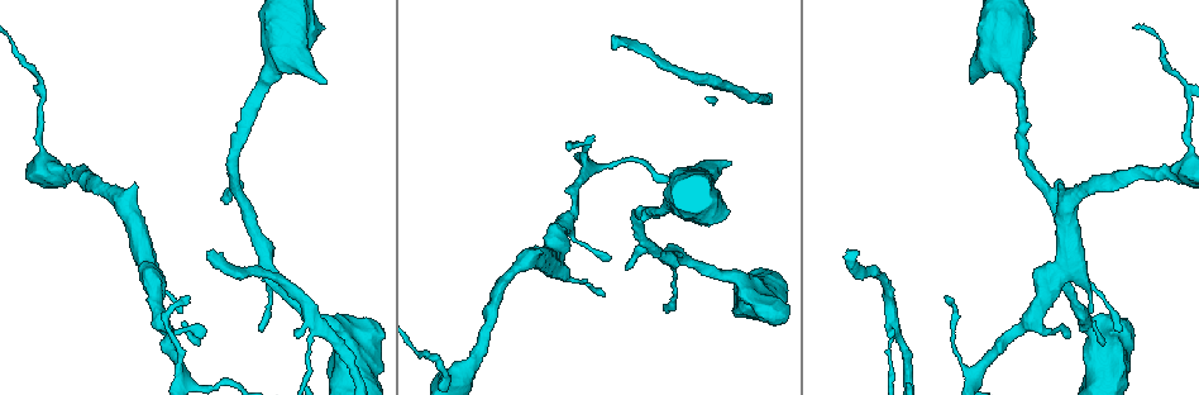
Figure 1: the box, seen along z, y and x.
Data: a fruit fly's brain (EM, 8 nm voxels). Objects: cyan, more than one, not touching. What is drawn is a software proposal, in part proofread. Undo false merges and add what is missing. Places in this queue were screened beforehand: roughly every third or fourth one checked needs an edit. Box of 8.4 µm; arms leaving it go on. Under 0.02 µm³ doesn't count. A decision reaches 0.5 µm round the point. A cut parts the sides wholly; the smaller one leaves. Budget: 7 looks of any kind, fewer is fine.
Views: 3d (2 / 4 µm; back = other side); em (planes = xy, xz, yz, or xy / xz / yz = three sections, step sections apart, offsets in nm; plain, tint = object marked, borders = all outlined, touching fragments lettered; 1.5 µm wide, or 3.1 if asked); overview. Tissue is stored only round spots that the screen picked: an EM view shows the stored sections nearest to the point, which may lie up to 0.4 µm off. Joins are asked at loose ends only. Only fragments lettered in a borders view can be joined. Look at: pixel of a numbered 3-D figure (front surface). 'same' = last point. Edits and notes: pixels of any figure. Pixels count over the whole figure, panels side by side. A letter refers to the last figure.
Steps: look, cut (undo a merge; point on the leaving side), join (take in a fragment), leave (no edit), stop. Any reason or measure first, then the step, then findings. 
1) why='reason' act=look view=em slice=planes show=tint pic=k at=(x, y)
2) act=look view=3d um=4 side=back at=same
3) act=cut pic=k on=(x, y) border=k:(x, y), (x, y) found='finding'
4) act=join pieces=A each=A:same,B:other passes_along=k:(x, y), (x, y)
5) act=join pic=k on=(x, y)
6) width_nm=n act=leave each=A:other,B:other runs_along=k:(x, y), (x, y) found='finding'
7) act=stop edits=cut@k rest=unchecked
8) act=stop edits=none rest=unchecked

why='free end' act=look view=3d um=4 pic=1 at=(887, 333)

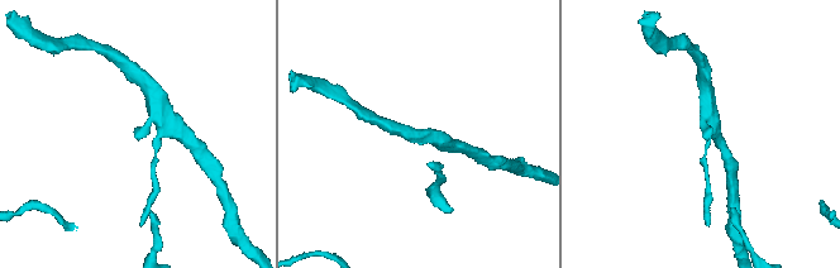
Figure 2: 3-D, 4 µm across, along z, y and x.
arm_widths_nm=220,280 why='need the tissue' act=look view=em slice=planes show=tint pic=2 at=(704, 138)

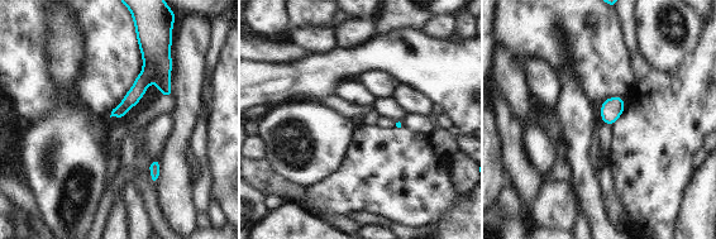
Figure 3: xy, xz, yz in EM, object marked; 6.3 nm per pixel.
why='see the neighbours' act=look view=em slice=planes show=borders at=same

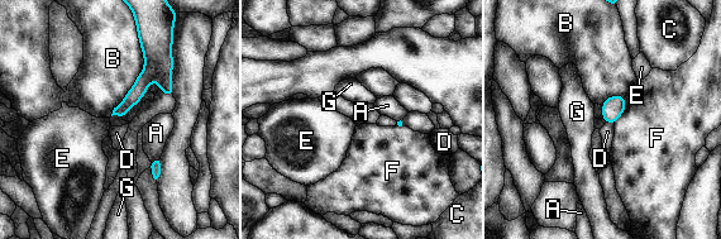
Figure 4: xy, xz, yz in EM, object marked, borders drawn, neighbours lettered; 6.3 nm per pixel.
act=leave each=A:other,B:other,C:other,D:other,E:other,F:other,G:other border=4:(606, 122), (614, 124) found='no lettered fragment goes on from it'

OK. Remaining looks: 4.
why='free end' act=look view=3d um=2 pic=1 at=(209, 255)

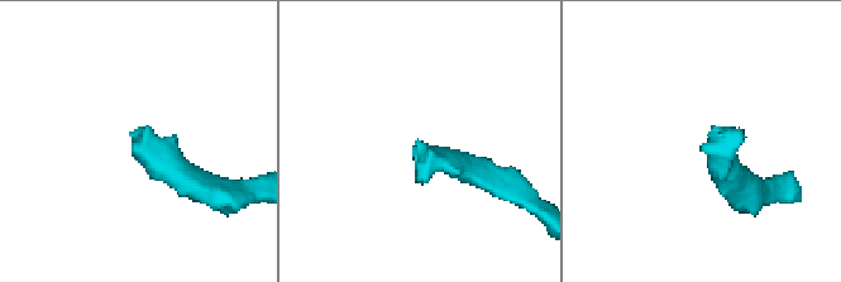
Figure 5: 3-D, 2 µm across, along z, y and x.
why='shape alone is not enough' act=look view=em slice=planes show=borders pic=5 at=(134, 135)

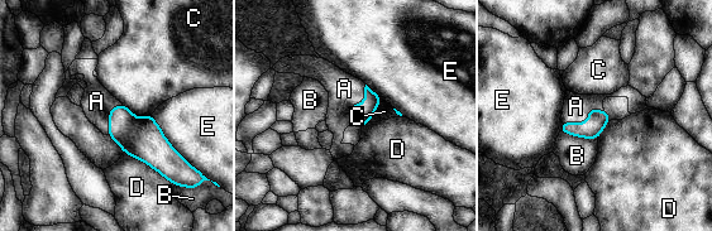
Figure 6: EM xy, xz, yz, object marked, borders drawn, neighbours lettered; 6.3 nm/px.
longest_contact=E:380nm act=join pieces=A each=A:same,B:other,C:other,D:other,E:other passes_along=6:(592, 129), (588, 120), (576, 106) found='the neuron continues'

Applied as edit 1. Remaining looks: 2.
act=stop edits=join@6 rest=unchecked

